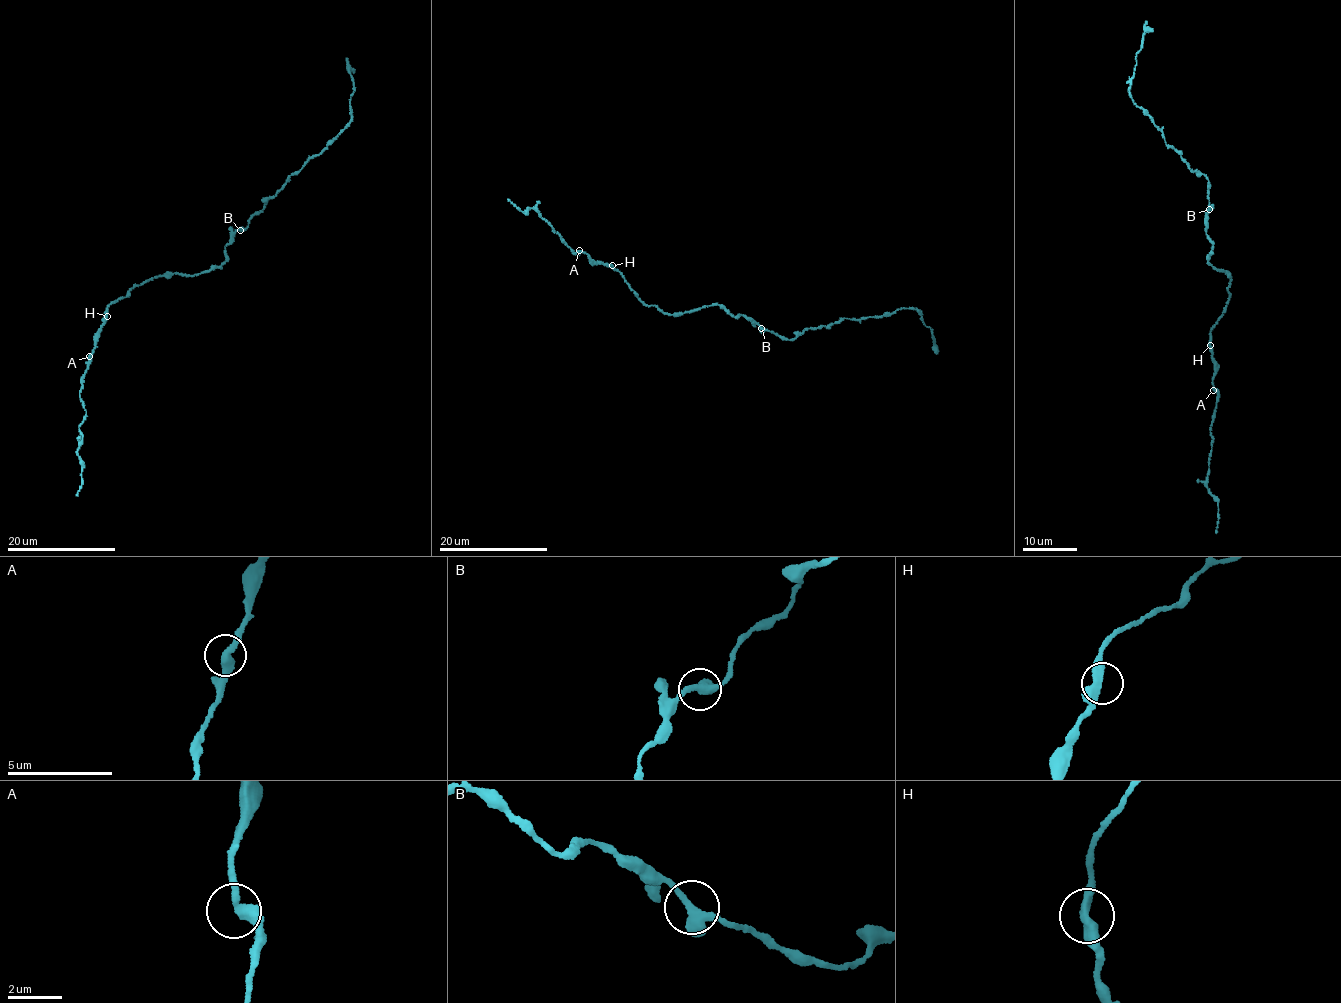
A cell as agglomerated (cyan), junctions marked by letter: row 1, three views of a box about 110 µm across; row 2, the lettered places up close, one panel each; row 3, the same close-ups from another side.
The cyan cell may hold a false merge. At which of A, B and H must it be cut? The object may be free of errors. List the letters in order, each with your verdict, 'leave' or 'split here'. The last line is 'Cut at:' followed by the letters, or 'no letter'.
A: leave
B: split here
H: leave
Cut at: B

